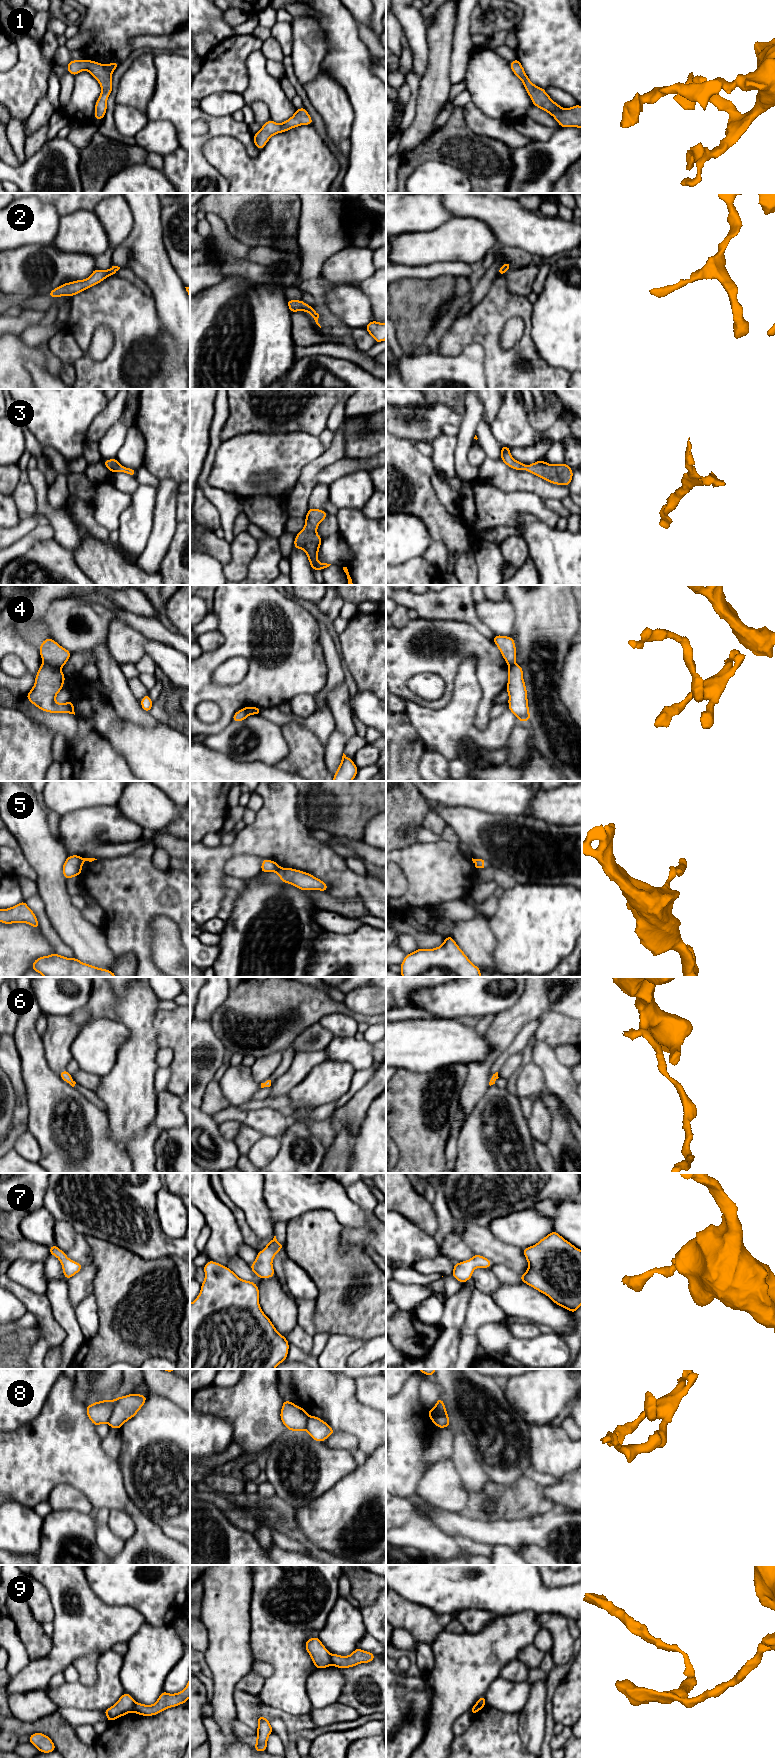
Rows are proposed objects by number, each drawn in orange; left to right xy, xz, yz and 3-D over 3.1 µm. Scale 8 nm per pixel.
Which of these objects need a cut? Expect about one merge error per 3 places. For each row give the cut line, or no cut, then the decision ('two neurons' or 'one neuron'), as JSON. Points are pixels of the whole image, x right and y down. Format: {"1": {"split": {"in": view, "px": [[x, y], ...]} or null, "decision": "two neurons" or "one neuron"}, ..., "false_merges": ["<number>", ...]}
{"1": {"split": null, "decision": "one neuron"}, "2": {"split": null, "decision": "one neuron"}, "3": {"split": null, "decision": "one neuron"}, "4": {"split": {"in": "xy", "px": [[43, 661], [60, 669]]}, "decision": "two neurons"}, "5": {"split": {"in": "xz", "px": [[280, 868], [275, 871]]}, "decision": "two neurons"}, "6": {"split": null, "decision": "one neuron"}, "7": {"split": null, "decision": "one neuron"}, "8": {"split": {"in": "xy", "px": [[114, 1400], [112, 1414], [107, 1422]]}, "decision": "two neurons"}, "9": {"split": {"in": "xz", "px": [[330, 1654], [332, 1664]]}, "decision": "two neurons"}, "false_merges": ["4", "5", "8", "9"]}

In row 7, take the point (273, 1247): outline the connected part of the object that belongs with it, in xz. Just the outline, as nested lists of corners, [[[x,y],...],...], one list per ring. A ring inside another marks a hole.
[[[274,1236],[266,1247],[257,1253],[256,1260],[249,1266],[258,1278],[264,1279],[275,1276],[272,1261],[282,1248],[284,1248],[284,1244],[279,1243]]]

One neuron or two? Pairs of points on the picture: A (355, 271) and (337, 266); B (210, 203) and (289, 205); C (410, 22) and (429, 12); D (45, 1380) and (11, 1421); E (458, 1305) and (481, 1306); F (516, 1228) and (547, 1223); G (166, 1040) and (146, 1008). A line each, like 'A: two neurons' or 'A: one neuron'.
A: one neuron
B: one neuron
C: two neurons
D: one neuron
E: two neurons
F: one neuron
G: two neurons

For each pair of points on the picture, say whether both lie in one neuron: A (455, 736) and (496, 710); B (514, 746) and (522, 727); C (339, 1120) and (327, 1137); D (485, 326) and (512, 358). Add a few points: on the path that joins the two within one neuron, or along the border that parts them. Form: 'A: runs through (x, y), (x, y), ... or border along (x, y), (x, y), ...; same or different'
A: border along (507, 707), (498, 716), (491, 719); different
B: runs through (519, 741), (522, 732); same
C: border along (331, 1121), (331, 1125), (336, 1130); different
D: runs through (488, 336), (491, 344), (502, 355); same

